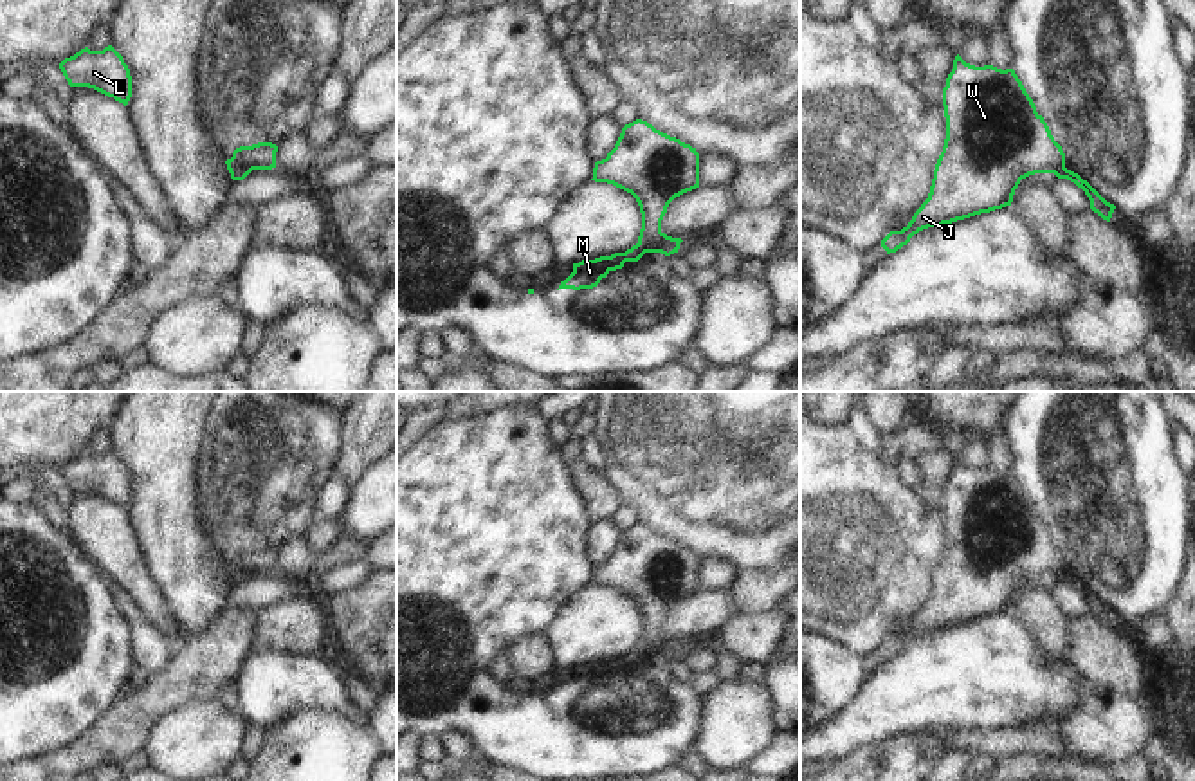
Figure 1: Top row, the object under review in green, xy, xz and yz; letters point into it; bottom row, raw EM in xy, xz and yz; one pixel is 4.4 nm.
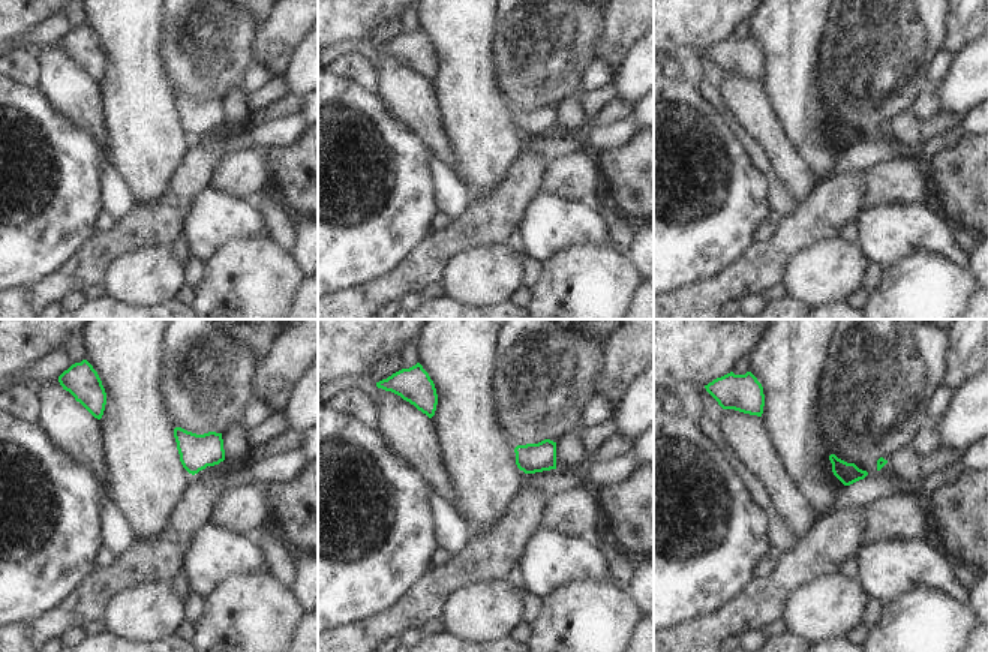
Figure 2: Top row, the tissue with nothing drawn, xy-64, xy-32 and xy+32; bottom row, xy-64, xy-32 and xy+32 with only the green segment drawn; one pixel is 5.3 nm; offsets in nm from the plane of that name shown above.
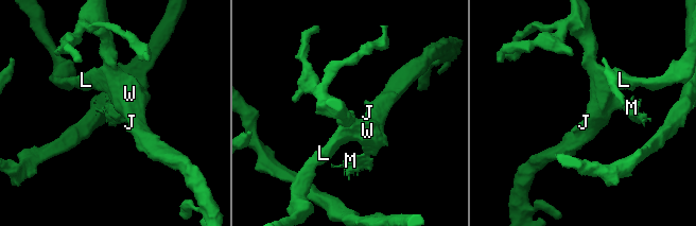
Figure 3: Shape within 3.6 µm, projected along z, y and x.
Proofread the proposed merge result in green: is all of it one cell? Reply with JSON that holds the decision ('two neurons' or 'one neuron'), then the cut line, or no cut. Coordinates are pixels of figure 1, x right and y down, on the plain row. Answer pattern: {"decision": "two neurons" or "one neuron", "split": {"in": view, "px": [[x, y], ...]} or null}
{"decision": "two neurons", "split": {"in": "xy", "px": [[231, 561], [251, 574]]}}

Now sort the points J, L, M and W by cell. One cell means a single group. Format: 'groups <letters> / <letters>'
groups J L W / M

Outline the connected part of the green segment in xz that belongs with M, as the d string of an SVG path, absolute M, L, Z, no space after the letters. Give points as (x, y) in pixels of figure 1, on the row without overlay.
M636 648L625 657L615 657L611 660L573 667L573 676L564 685L561 685L559 693L593 693L611 675L622 673L625 666L638 666L645 657L649 657L647 651Z

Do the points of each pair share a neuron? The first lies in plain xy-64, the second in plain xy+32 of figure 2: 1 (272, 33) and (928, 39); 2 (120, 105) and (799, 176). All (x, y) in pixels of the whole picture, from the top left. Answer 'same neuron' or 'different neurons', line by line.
1: different neurons
2: different neurons

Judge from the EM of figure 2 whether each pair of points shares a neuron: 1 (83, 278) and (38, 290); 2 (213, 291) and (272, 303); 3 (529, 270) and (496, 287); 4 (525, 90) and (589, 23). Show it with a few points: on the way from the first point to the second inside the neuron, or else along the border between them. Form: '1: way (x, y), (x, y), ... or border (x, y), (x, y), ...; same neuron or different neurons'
1: way (72, 278), (48, 290); same neuron
2: way (228, 296), (257, 296); same neuron
3: border (520, 260), (522, 285); different neurons
4: way (538, 74), (573, 39); same neuron

